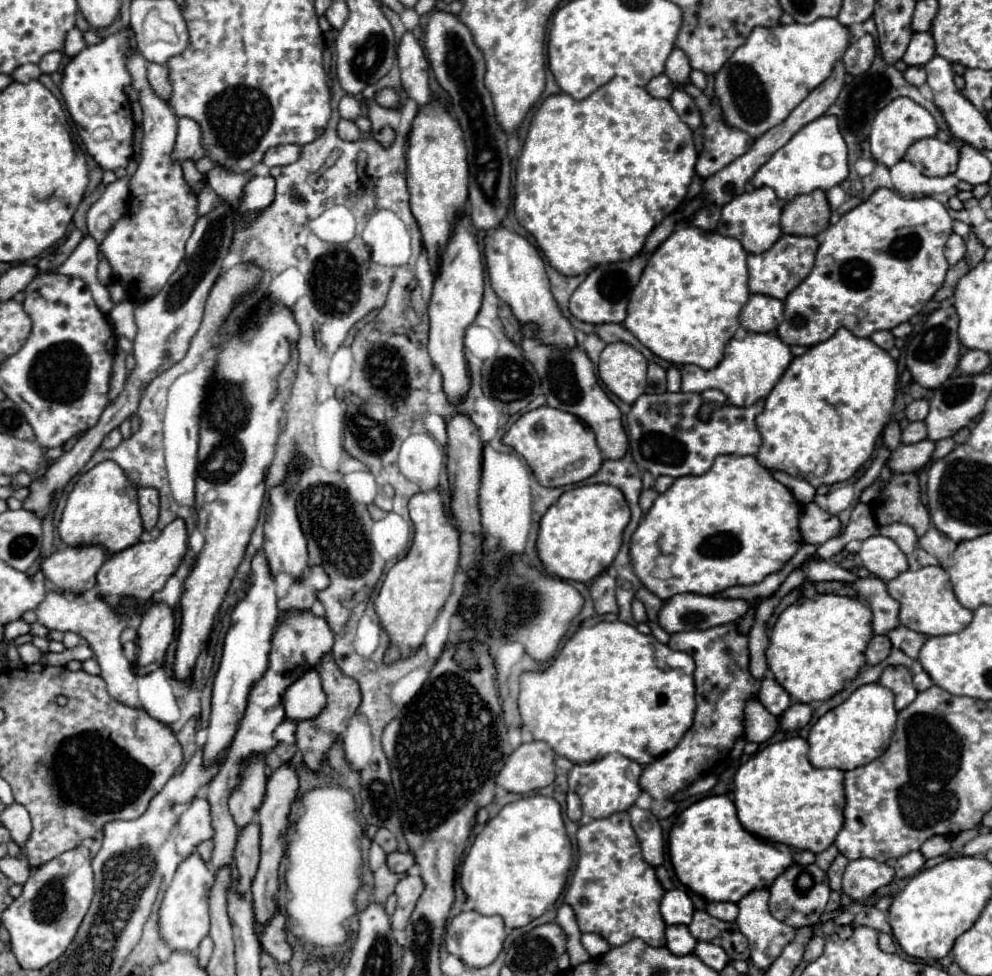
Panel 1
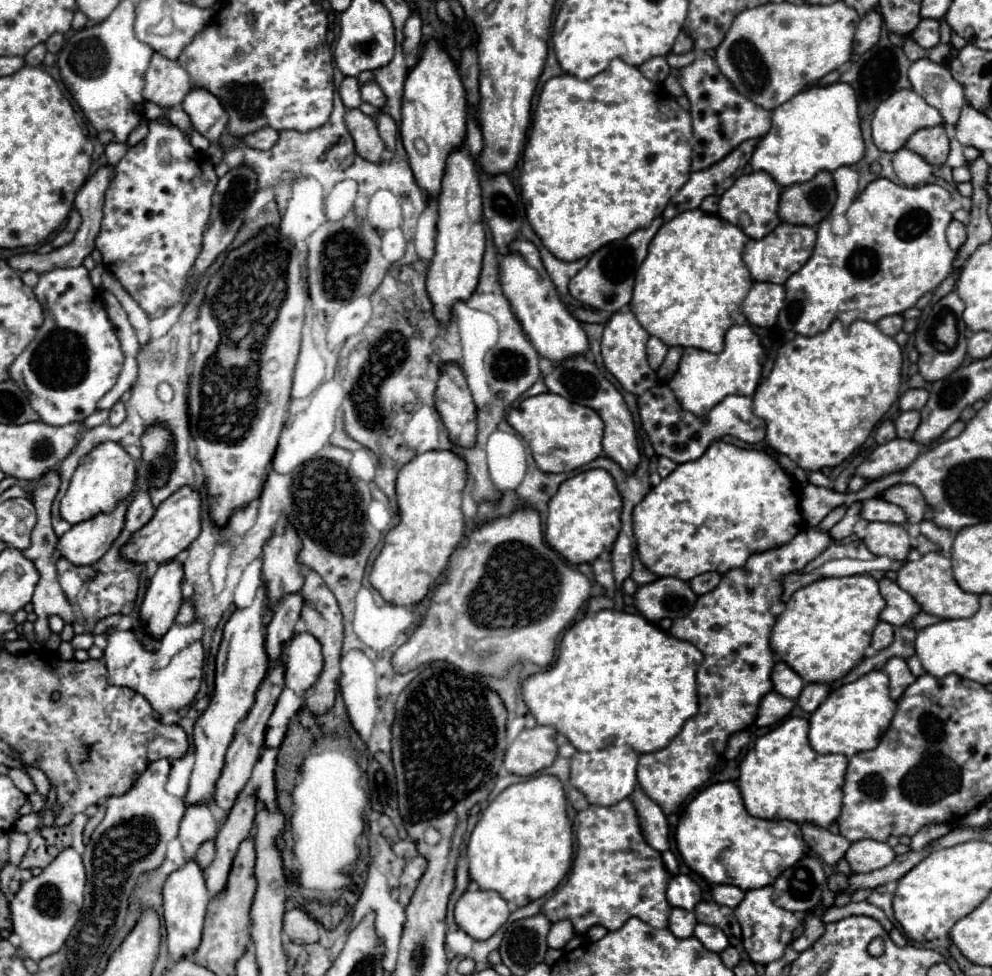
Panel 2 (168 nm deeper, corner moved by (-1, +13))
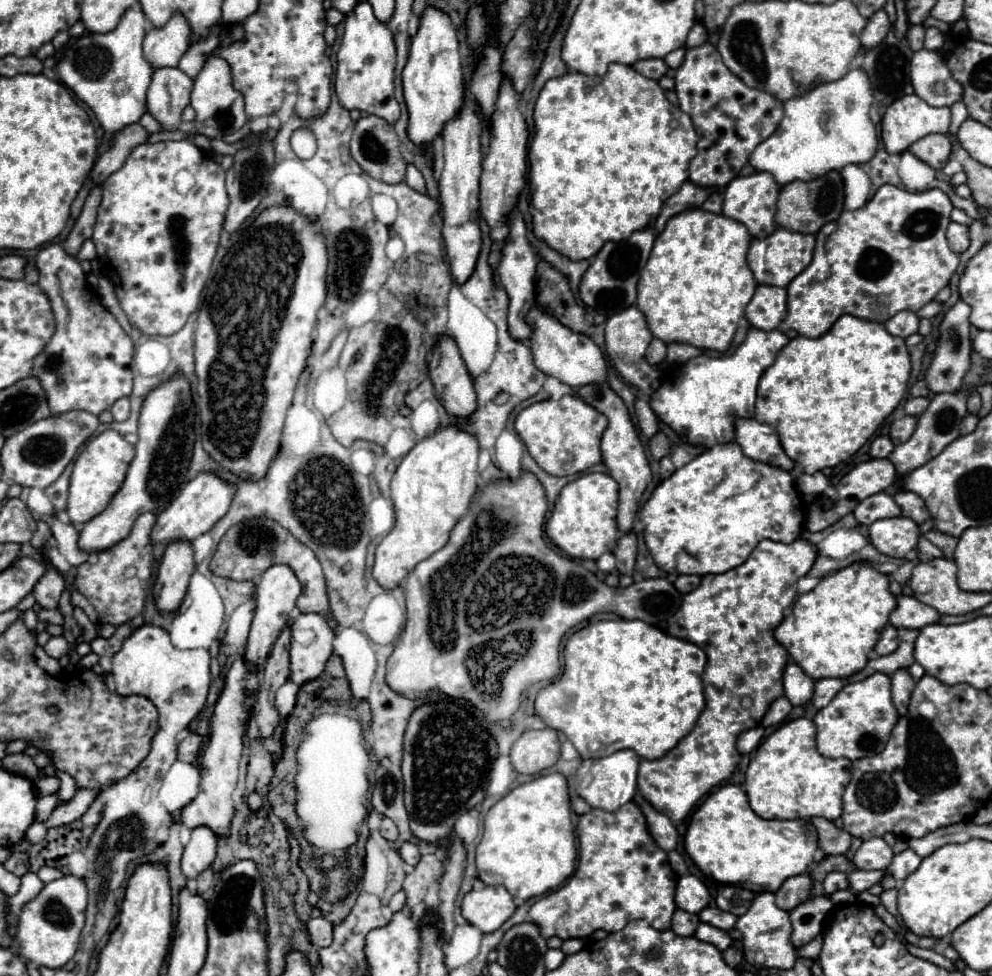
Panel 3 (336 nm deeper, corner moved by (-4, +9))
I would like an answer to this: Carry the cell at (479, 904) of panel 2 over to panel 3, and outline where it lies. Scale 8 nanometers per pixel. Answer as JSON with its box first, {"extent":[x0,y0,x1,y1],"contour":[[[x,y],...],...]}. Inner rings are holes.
{"extent":[461,885,515,933],"contour":[[[503,885],[469,891],[461,903],[463,917],[483,933],[499,929],[513,915],[515,907],[511,893]]]}

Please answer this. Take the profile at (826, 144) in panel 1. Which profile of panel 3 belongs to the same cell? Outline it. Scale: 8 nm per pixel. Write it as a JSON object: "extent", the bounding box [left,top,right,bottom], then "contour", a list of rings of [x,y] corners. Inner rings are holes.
{"extent":[749,69,879,185],"contour":[[[851,69],[843,79],[833,83],[817,83],[807,93],[785,101],[785,115],[777,131],[755,147],[749,163],[757,171],[771,173],[779,185],[823,177],[849,163],[867,163],[879,143],[877,129],[869,119],[871,103],[873,89],[863,69]],[[823,115],[829,115],[825,125]]]}

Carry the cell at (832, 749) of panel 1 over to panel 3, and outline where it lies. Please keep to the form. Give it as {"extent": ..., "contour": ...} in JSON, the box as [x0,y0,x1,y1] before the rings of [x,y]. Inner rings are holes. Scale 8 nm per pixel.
{"extent":[813,673,899,761],"contour":[[[873,673],[863,681],[845,685],[827,707],[819,709],[813,719],[817,725],[817,751],[829,759],[847,757],[851,761],[877,755],[885,749],[897,719],[899,715],[891,701],[891,677]]]}

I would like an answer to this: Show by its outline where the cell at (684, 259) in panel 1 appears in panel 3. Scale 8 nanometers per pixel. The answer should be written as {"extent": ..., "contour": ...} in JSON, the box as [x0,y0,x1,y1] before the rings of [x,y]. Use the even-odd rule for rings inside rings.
{"extent":[637,209,757,351],"contour":[[[687,209],[667,221],[663,233],[657,235],[651,257],[637,285],[637,307],[643,311],[653,337],[665,343],[687,343],[699,349],[725,351],[739,327],[739,319],[751,301],[757,281],[747,265],[747,249],[751,235],[747,227],[725,215],[705,209]]]}

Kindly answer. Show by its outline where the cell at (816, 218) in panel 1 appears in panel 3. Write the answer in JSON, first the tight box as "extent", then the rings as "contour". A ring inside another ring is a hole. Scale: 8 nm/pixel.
{"extent":[775,171,843,233],"contour":[[[831,171],[825,177],[813,181],[793,181],[781,187],[775,223],[783,229],[797,231],[797,233],[817,233],[825,223],[835,221],[835,217],[843,211],[843,179],[839,171]]]}

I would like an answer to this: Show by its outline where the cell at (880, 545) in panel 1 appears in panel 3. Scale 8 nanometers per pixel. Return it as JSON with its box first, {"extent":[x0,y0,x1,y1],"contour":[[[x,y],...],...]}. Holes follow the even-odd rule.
{"extent":[869,517,919,557],"contour":[[[909,517],[879,519],[869,527],[869,541],[889,557],[905,557],[917,547],[919,527]]]}

